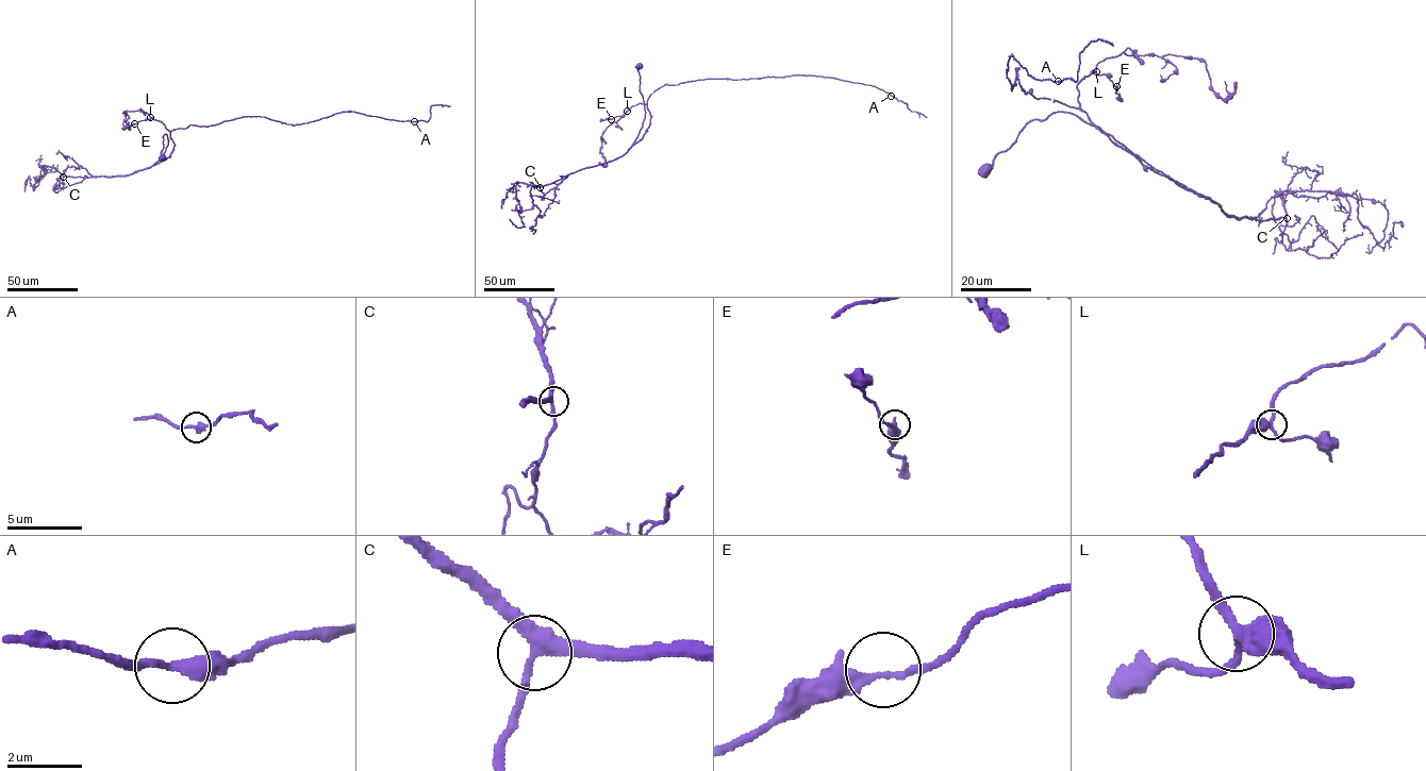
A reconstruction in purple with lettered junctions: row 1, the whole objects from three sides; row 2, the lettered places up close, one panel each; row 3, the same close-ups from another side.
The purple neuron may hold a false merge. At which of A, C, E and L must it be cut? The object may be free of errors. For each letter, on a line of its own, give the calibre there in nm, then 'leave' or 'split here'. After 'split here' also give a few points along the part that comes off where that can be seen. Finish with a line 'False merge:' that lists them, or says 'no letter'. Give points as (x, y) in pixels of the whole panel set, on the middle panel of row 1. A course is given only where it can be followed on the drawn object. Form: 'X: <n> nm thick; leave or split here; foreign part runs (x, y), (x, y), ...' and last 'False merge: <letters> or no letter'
A: 280 nm thick; leave
C: 280 nm thick; leave
E: 240 nm thick; leave
L: 340 nm thick; leave
False merge: no letter

